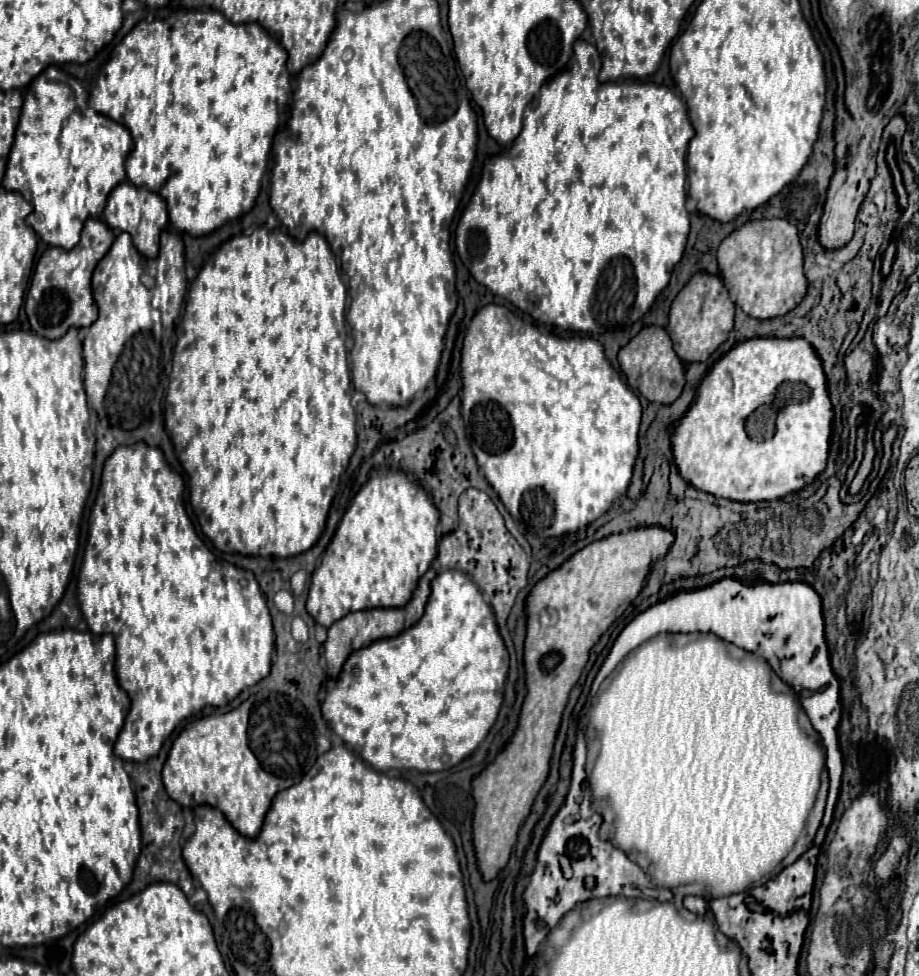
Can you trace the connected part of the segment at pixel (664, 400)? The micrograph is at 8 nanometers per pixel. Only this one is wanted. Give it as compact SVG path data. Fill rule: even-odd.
M644 327L626 347L620 349L618 361L622 371L626 373L628 385L638 389L642 397L646 397L650 403L658 405L672 405L684 391L686 377L684 377L684 363L674 353L672 341L668 333L662 327Z

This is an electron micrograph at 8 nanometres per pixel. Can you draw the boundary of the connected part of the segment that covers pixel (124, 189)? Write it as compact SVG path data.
M124 181L120 183L108 197L106 209L102 213L102 219L106 225L114 231L124 231L130 233L134 247L148 259L158 257L158 247L160 247L160 235L168 225L168 211L166 203L158 193L148 191L146 187L134 187L132 183Z

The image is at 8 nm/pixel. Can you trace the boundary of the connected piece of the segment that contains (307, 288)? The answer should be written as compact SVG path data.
M258 227L252 235L240 235L224 243L210 255L204 269L192 281L184 315L176 325L178 341L174 347L170 387L166 393L166 431L170 433L178 461L190 479L190 503L200 529L218 551L286 559L312 549L320 539L332 499L340 485L340 477L356 449L356 415L350 405L354 389L348 371L344 311L346 287L336 271L336 259L328 247L328 241L318 233L310 233L304 241L296 241L278 229L270 231L266 227Z

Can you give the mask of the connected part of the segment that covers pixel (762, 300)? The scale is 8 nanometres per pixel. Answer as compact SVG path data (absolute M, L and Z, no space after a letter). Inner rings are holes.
M762 219L736 229L718 247L718 267L730 299L754 319L782 317L808 293L798 229L784 219Z

